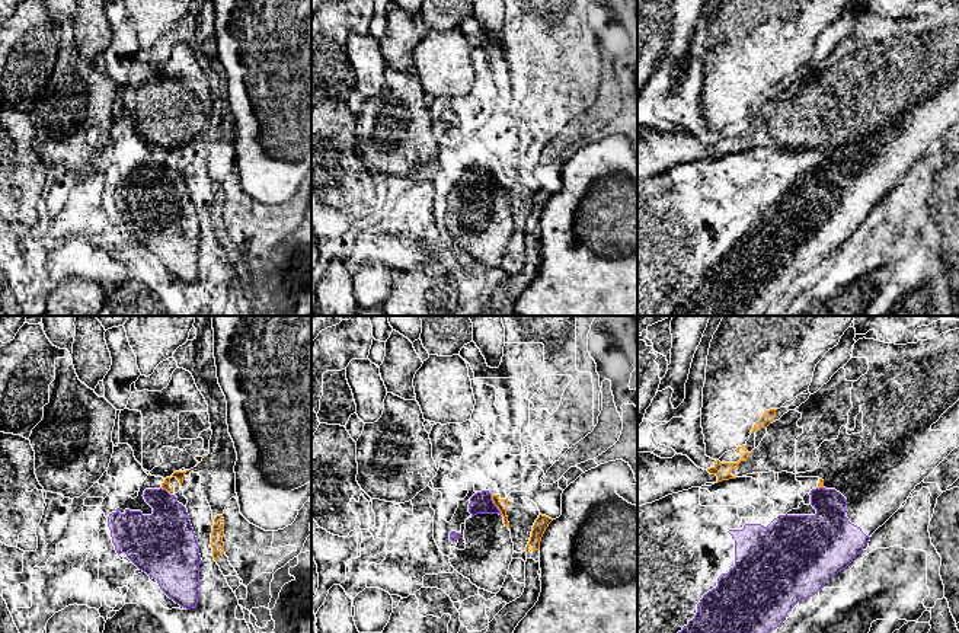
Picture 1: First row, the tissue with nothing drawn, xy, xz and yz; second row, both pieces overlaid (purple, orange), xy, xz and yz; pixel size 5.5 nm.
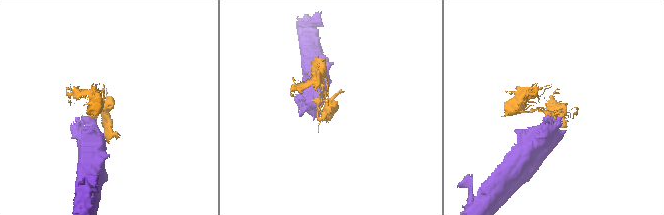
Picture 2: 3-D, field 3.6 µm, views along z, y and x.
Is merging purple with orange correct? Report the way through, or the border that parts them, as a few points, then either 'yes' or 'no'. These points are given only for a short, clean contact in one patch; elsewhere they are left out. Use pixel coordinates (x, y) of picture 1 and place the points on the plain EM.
border along xz (491, 169), (491, 173), (502, 188); no

